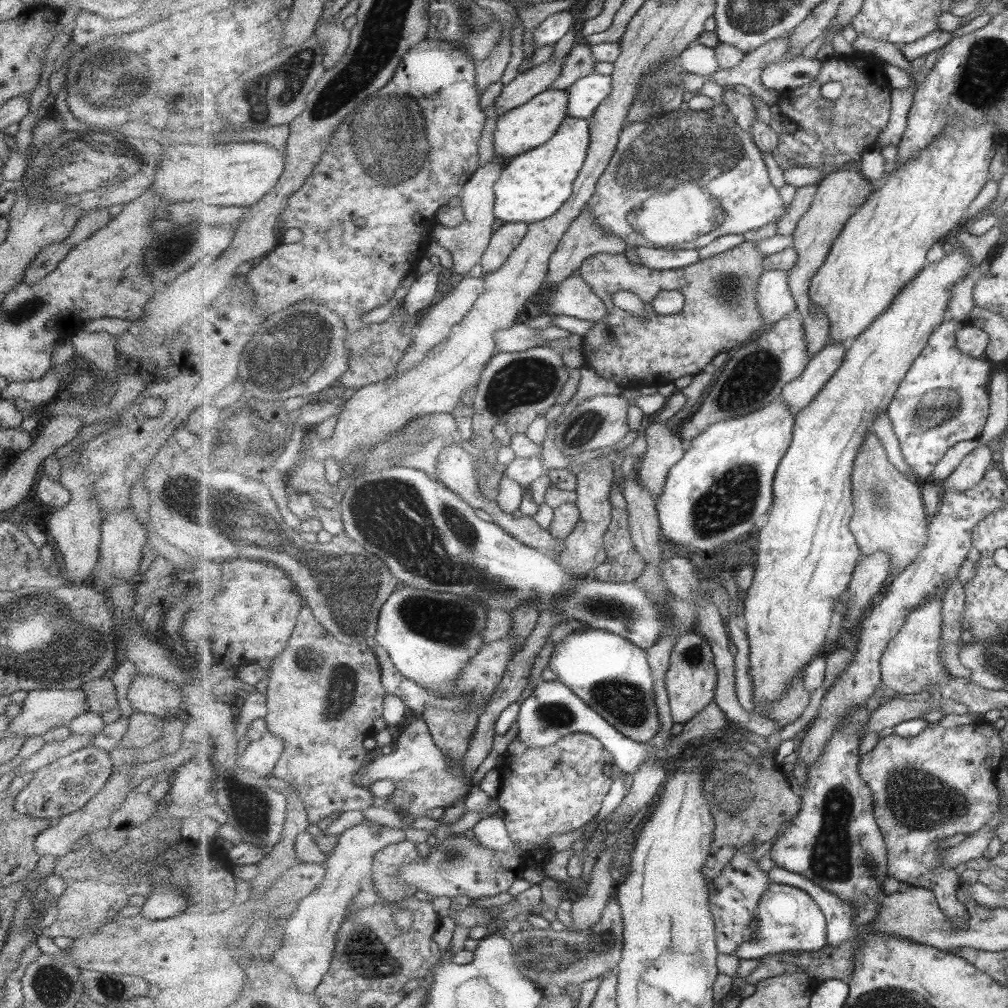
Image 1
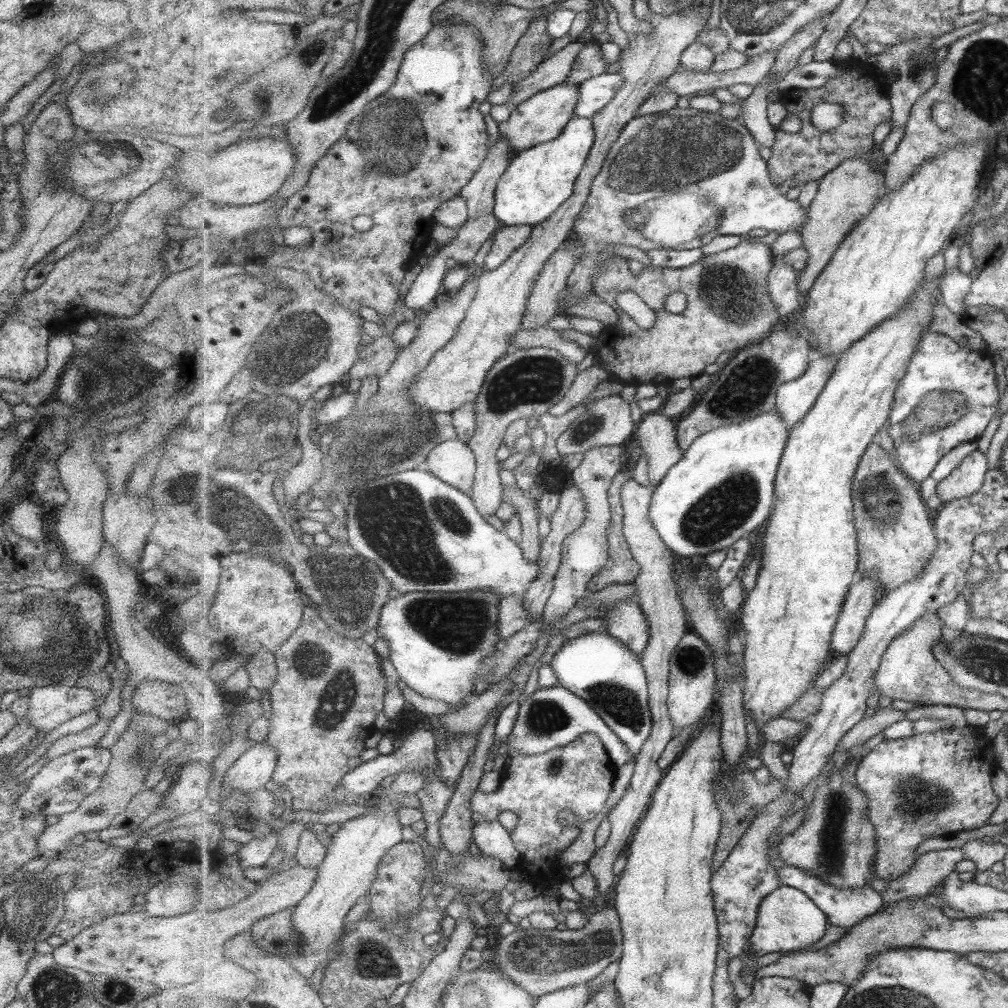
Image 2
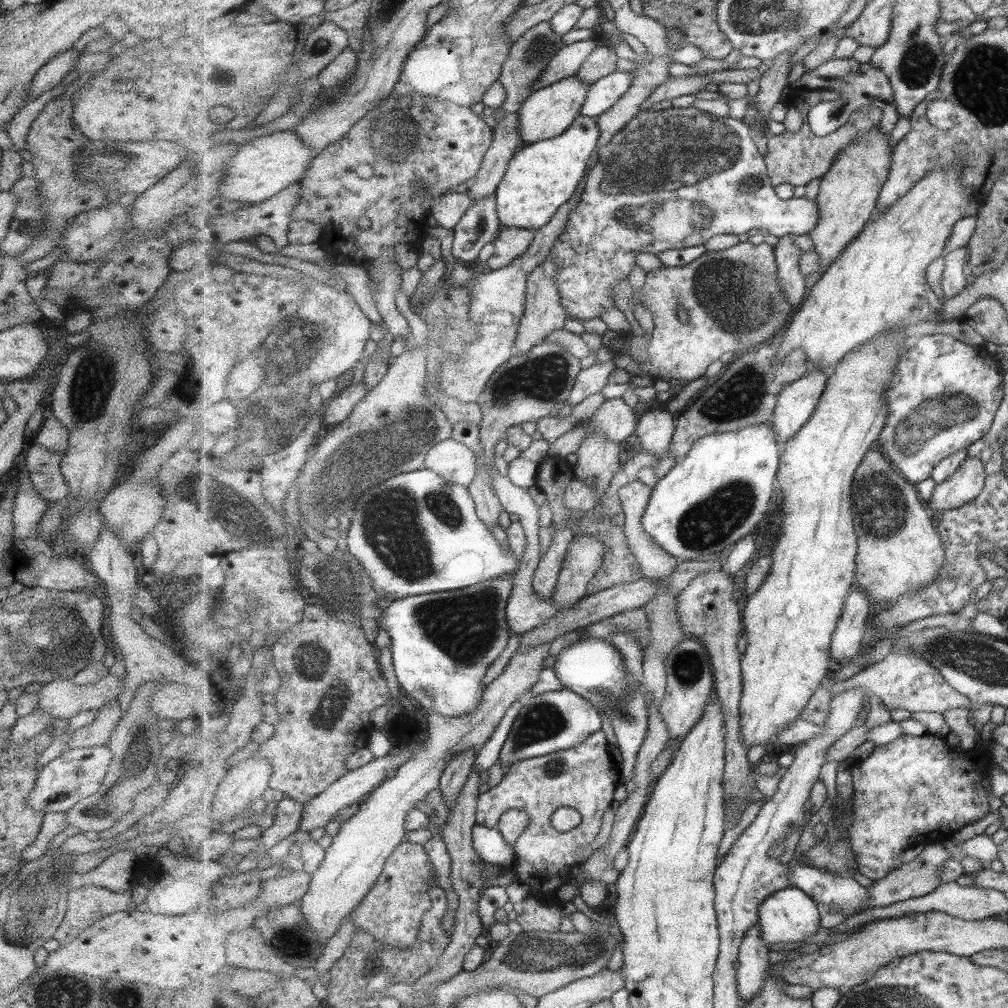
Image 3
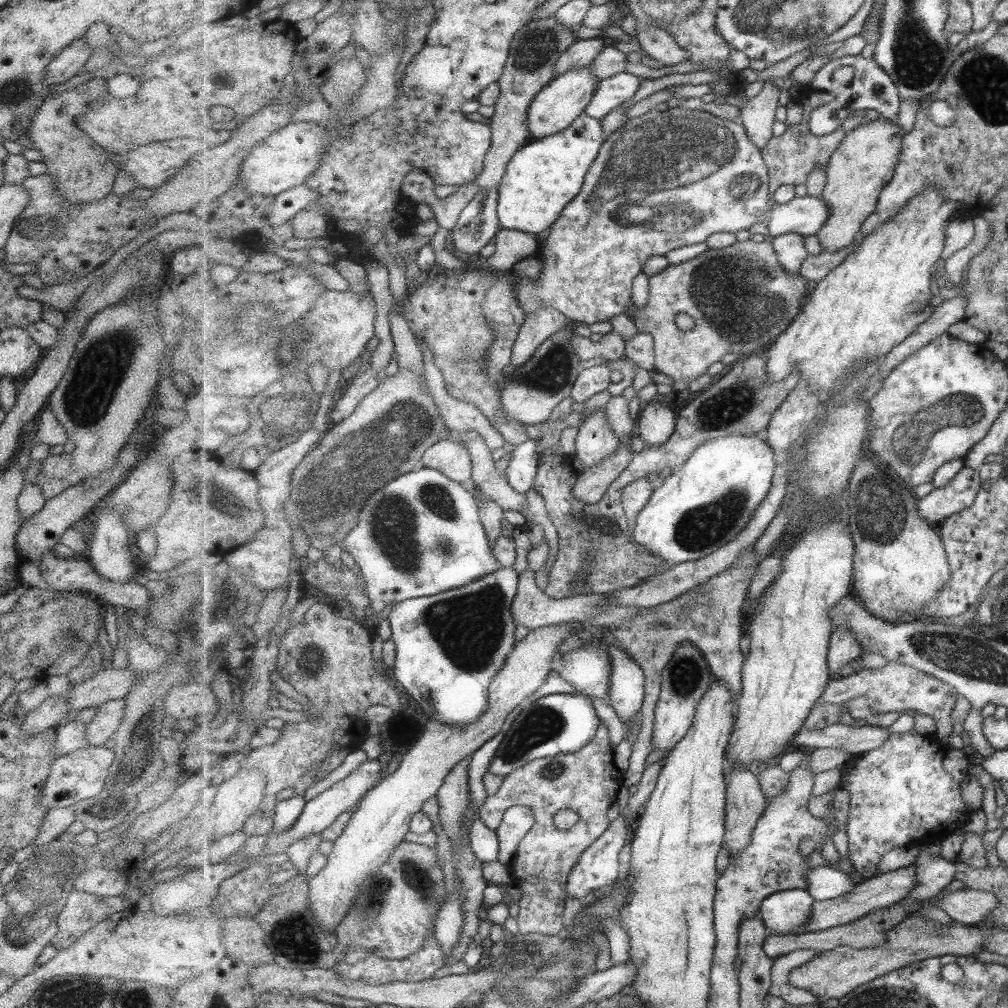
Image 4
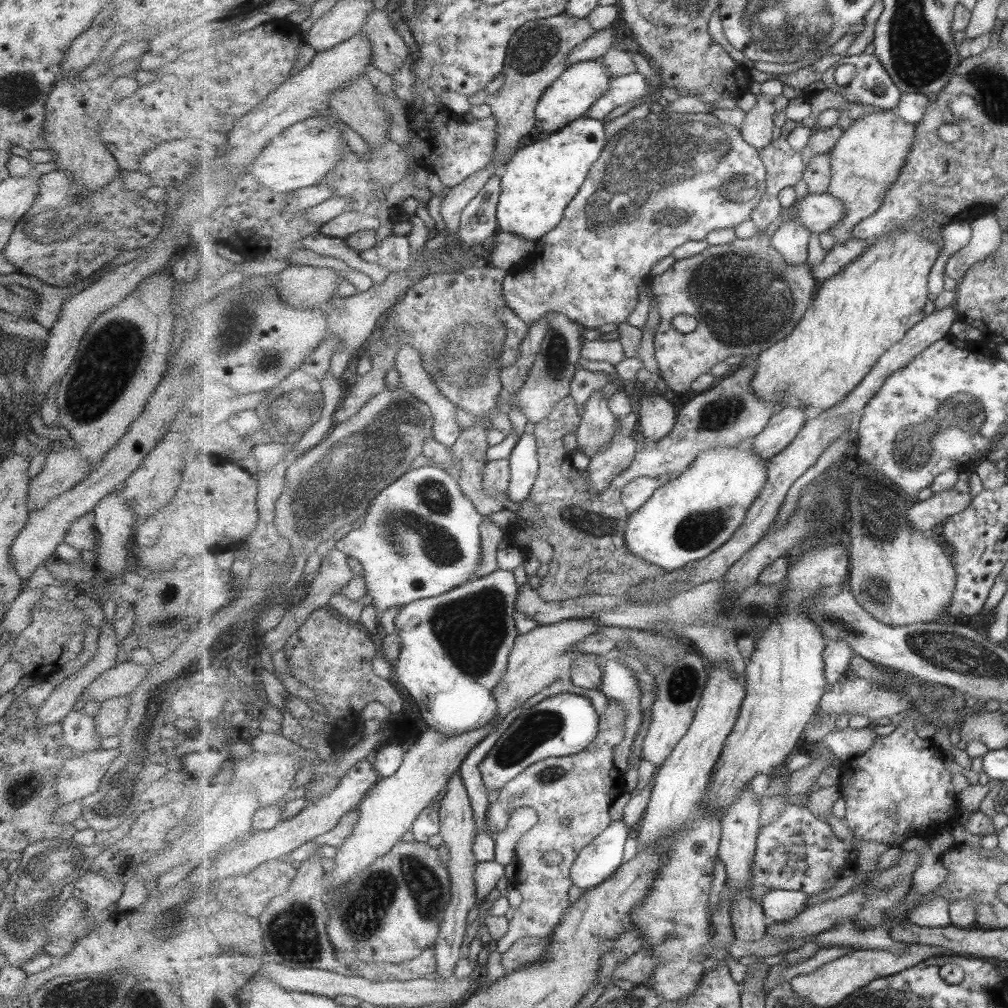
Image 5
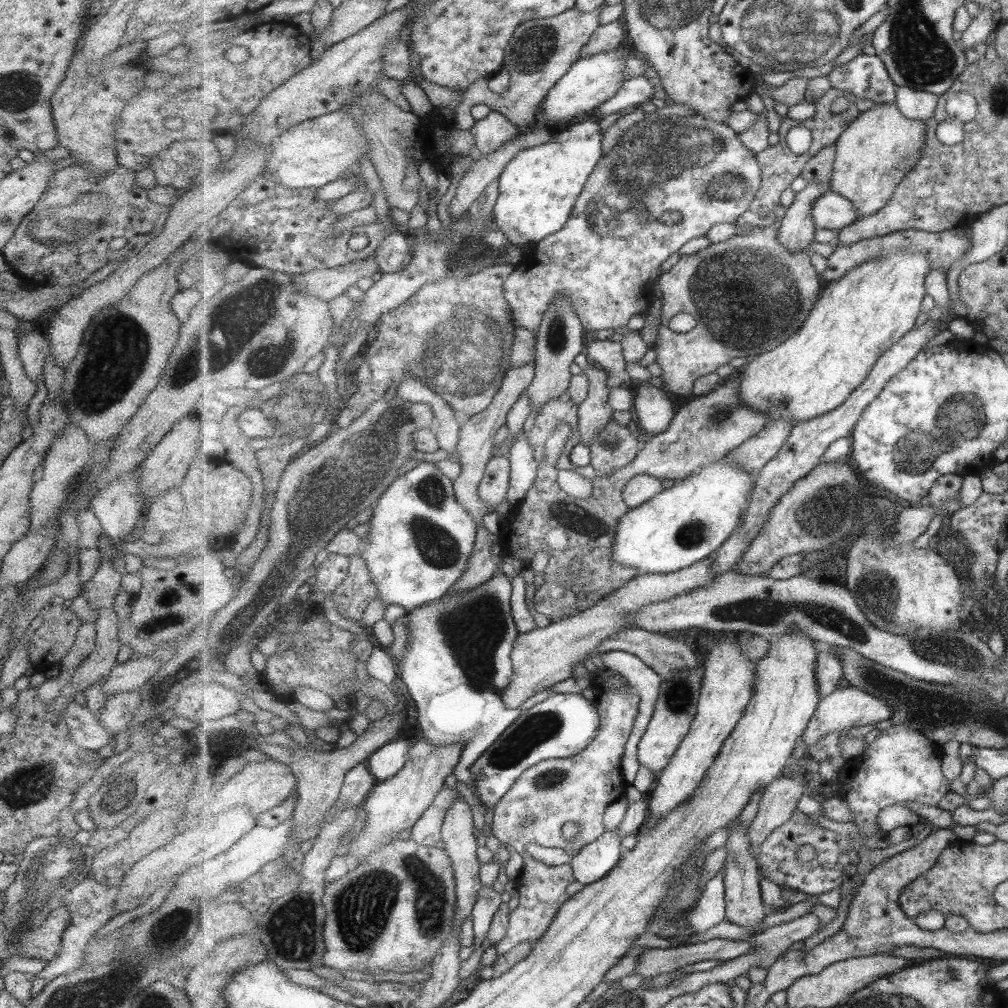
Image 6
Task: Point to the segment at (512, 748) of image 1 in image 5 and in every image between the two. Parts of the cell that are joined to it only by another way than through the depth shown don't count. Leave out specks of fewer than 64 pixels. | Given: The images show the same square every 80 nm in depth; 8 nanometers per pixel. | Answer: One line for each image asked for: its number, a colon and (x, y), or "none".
2: (580, 777)
3: (585, 778)
4: (588, 781)
5: (583, 787)

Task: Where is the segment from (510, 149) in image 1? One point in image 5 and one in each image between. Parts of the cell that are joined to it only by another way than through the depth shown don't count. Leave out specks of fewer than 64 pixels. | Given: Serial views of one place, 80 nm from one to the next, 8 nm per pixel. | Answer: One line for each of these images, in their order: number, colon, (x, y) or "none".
2: (544, 117)
3: (549, 112)
4: (566, 98)
5: (582, 85)

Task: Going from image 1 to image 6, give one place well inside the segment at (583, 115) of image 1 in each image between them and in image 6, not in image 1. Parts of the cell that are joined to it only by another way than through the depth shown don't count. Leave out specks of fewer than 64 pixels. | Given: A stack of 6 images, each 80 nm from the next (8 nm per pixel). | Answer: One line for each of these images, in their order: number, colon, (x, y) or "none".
2: (594, 95)
3: (603, 94)
4: (613, 92)
5: (632, 88)
6: (637, 91)

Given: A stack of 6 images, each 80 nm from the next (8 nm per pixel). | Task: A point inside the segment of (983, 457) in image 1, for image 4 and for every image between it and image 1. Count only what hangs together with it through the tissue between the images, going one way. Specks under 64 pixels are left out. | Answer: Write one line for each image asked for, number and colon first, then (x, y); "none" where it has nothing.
2: (968, 478)
3: (968, 482)
4: (960, 493)

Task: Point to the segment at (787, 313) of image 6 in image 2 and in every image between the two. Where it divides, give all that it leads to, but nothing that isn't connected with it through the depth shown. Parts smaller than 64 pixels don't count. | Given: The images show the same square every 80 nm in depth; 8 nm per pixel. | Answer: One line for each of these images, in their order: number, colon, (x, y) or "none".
2: (729, 307)
3: (735, 302)
4: (742, 298)
5: (747, 297)

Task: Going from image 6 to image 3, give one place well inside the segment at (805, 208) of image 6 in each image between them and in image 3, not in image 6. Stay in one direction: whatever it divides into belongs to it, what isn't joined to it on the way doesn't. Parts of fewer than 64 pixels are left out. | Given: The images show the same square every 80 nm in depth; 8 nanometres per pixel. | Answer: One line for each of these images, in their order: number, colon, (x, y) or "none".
3: (794, 283)
4: (791, 248)
5: (792, 240)

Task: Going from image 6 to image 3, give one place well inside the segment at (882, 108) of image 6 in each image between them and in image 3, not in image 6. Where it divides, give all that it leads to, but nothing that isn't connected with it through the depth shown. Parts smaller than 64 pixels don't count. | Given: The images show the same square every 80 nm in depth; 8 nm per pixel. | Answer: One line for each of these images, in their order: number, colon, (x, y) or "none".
3: (848, 199)
4: (865, 163)
5: (866, 163)

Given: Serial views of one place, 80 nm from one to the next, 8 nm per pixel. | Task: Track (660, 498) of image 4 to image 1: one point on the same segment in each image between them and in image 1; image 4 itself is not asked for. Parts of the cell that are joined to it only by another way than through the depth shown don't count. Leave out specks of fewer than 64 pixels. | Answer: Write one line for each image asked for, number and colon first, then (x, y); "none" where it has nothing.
1: (724, 484)
2: (724, 487)
3: (721, 491)

